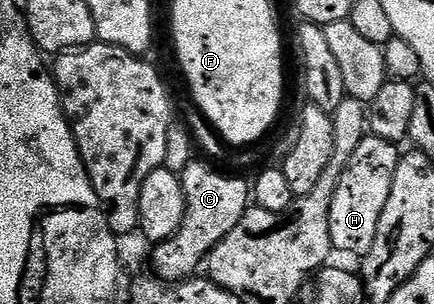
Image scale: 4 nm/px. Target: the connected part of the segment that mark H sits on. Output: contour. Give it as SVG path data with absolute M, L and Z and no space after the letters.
M366 136L358 144L342 180L330 204L330 240L333 251L363 256L374 245L374 235L378 233L378 220L382 217L382 208L386 208L386 199L390 196L390 184L394 184L394 172L400 163L402 150L397 143Z

